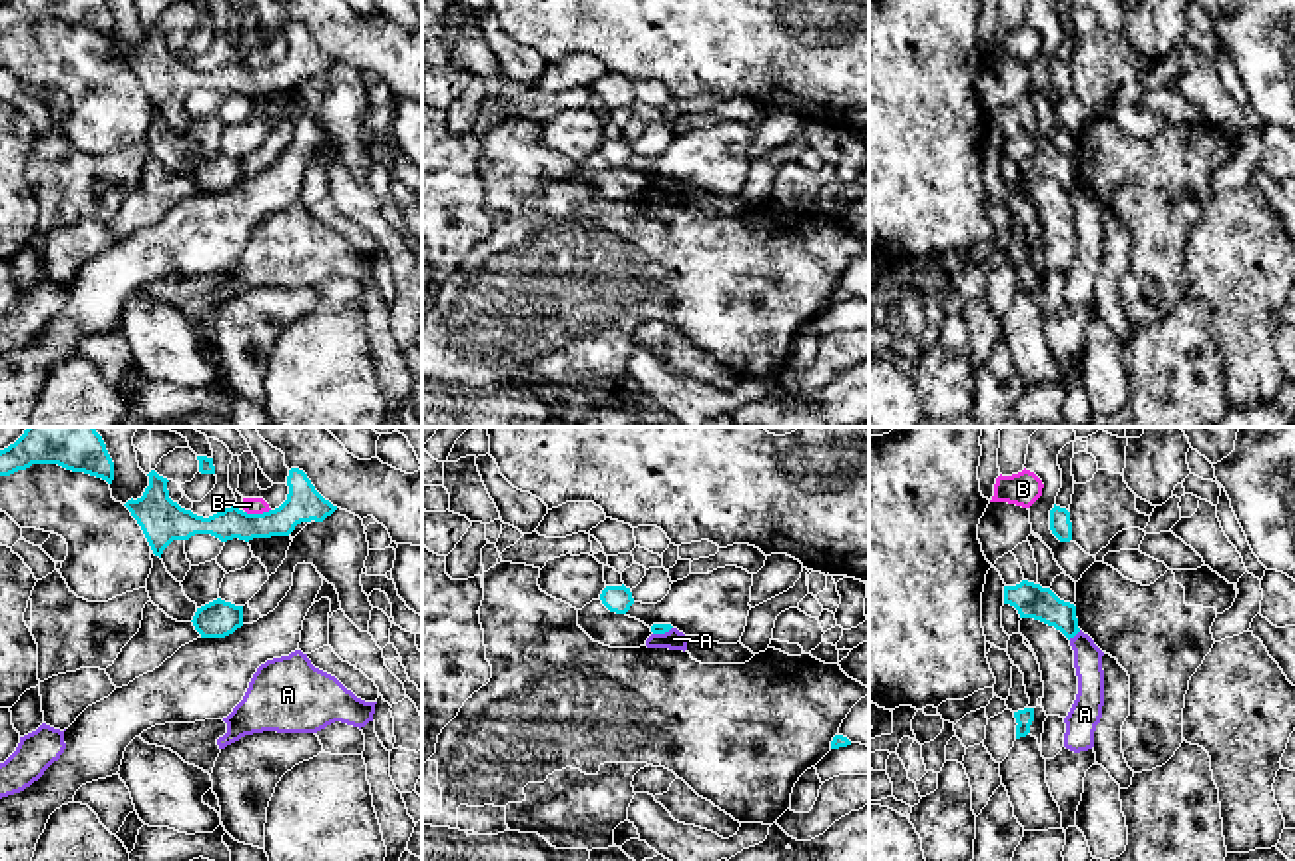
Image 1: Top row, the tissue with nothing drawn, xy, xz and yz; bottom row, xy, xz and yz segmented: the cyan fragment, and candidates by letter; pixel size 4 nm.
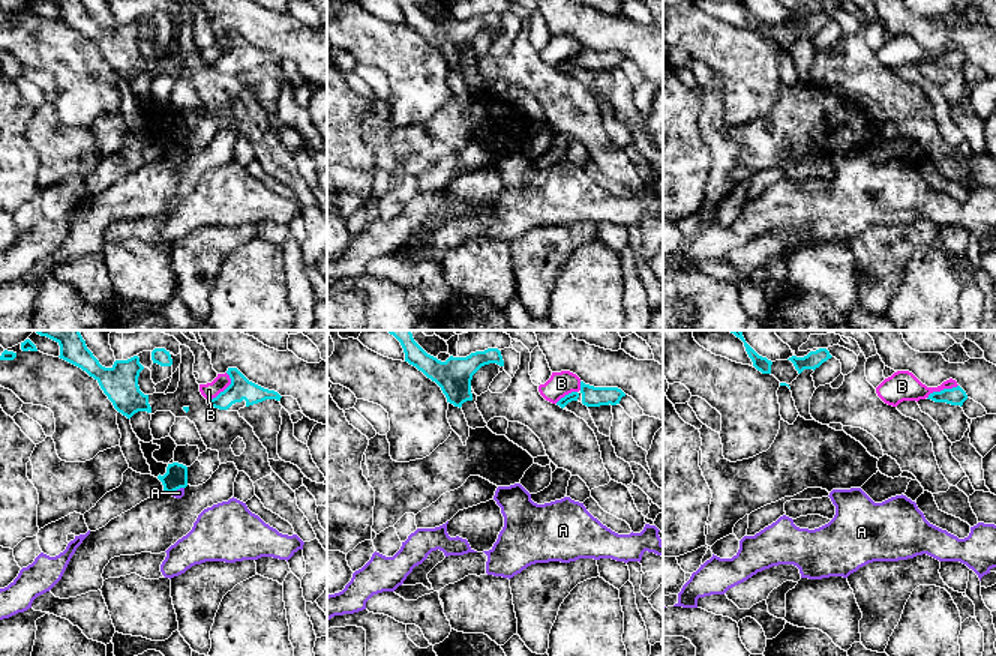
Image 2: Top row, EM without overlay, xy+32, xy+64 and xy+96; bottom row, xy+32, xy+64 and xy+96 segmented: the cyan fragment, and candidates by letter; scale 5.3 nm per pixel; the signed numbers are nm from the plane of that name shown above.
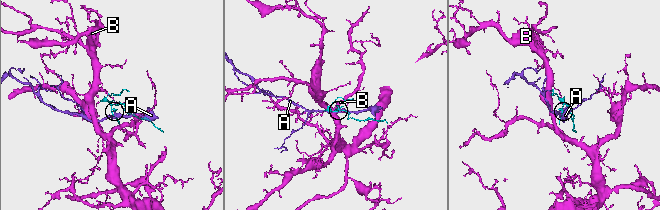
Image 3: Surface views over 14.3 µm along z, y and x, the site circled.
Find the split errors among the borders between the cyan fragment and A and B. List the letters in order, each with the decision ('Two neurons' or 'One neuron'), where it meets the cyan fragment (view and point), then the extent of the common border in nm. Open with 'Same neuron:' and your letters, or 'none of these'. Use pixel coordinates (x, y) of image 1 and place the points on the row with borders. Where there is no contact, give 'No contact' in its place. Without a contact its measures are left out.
Same neuron: none of these
A: Two neurons. Touches cyan at yz (1074, 634). Shared border 70 nm
B: Two neurons. Touches cyan at xy (258, 515). Shared border 110 nm

